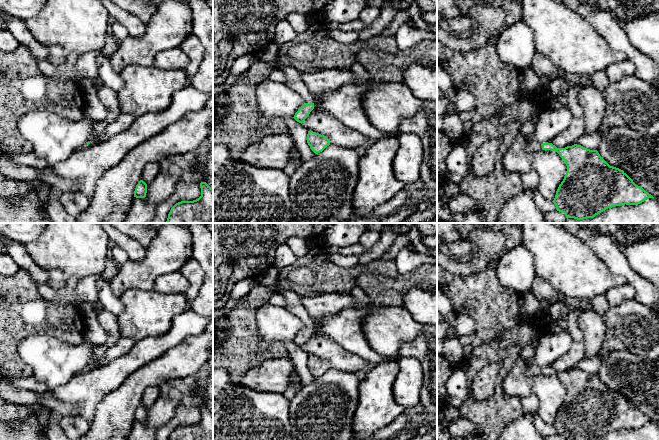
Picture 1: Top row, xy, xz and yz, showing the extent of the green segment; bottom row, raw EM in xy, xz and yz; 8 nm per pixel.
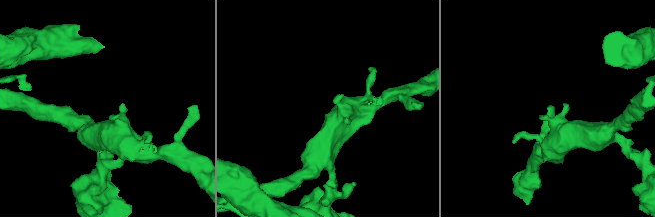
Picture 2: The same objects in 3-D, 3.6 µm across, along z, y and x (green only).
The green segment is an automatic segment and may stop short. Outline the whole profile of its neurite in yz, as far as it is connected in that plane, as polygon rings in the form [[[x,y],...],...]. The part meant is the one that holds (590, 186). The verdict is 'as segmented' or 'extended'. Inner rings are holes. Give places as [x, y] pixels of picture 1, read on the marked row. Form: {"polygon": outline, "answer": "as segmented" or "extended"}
{"polygon": [[[534,139],[525,145],[527,153],[538,150],[551,150],[557,152],[567,166],[563,181],[559,185],[554,200],[552,201],[557,211],[565,214],[566,218],[583,220],[594,218],[608,208],[620,205],[636,205],[648,198],[654,198],[621,169],[610,166],[598,153],[581,145],[574,144],[565,148],[557,148],[552,143],[539,144]]], "answer": "extended"}

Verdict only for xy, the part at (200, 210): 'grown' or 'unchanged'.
unchanged

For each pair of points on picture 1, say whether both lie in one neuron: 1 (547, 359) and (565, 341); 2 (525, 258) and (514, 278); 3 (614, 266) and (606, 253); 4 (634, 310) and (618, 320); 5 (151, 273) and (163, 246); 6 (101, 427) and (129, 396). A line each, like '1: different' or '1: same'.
1: same
2: same
3: same
4: same
5: same
6: same

